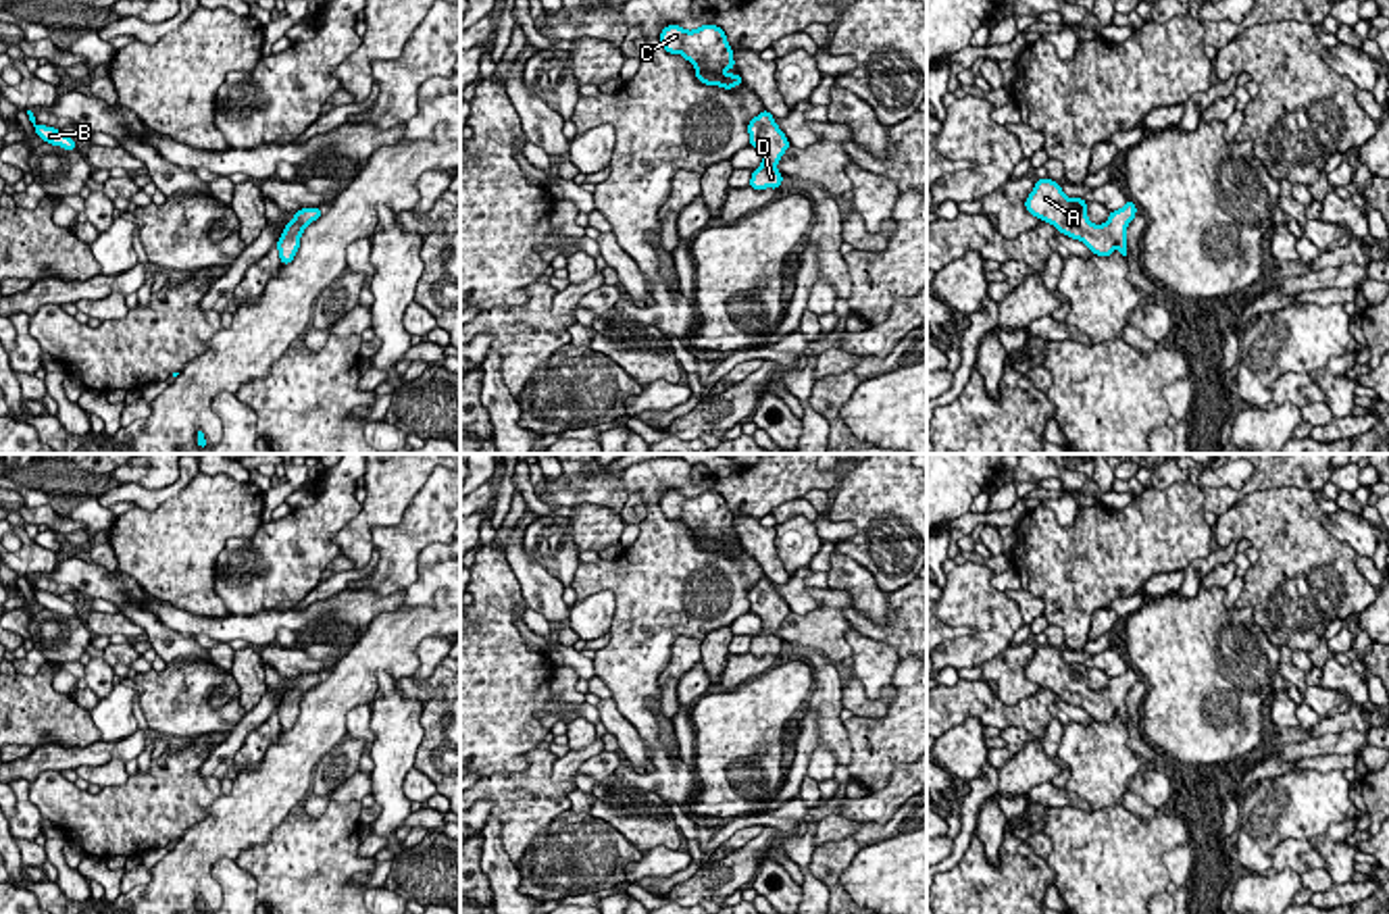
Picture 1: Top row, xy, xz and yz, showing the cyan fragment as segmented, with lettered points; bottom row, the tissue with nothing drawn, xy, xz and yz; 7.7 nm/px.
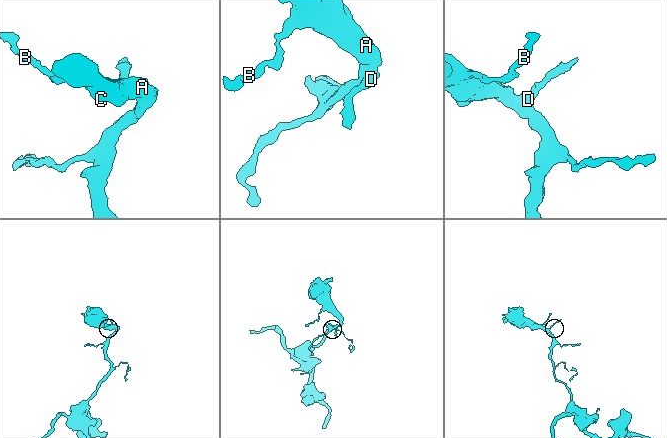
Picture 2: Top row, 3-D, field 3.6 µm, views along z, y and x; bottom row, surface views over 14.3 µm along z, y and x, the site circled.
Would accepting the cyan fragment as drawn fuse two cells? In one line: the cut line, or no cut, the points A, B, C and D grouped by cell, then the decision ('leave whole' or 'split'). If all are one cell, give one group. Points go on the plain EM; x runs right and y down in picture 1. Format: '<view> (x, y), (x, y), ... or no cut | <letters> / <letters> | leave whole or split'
no cut | A B C D | leave whole

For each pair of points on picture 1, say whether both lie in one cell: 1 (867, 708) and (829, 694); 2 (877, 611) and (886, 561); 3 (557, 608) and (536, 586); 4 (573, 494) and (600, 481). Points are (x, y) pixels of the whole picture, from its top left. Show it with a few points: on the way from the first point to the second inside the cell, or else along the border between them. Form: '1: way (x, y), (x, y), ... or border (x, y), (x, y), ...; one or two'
1: border (840, 688), (840, 704), (844, 708); two
2: border (844, 556), (859, 563), (888, 594); two
3: way (550, 602), (542, 592); one
4: way (579, 490), (594, 488); one

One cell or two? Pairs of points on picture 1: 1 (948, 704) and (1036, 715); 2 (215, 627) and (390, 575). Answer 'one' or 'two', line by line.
1: one
2: two

